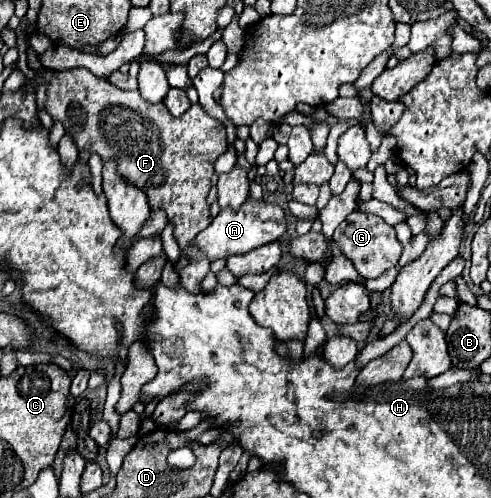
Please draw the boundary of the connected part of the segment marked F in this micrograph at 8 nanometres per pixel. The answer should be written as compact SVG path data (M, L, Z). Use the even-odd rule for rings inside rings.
M87 68L55 72L47 84L45 110L63 122L77 148L97 152L103 162L115 158L119 162L119 174L147 194L149 206L167 212L167 218L175 226L173 236L181 252L191 246L191 254L185 254L187 266L179 272L181 284L189 292L199 292L201 280L209 272L209 260L195 248L195 238L213 220L207 194L213 162L227 150L223 124L211 118L199 104L193 104L183 116L175 118L165 104L151 104L137 90L127 92L115 88L109 80L97 78Z

